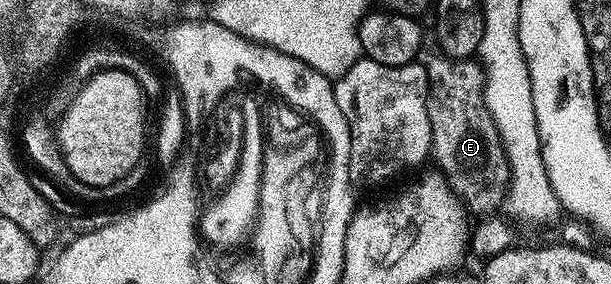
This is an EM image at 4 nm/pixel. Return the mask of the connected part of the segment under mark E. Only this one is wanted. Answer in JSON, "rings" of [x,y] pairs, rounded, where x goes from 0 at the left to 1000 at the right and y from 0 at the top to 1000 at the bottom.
{"rings":[[[705,106],[694,116],[684,208],[697,232],[699,246],[699,384],[705,405],[709,549],[718,560],[720,585],[717,581],[717,588],[773,750],[815,750],[810,743],[815,732],[818,743],[818,732],[825,722],[830,641],[835,620],[823,504],[813,472],[813,444],[807,444],[807,415],[791,356],[792,275],[789,229],[773,208],[733,208],[727,183],[720,176],[720,162],[712,141],[712,116]]]}

